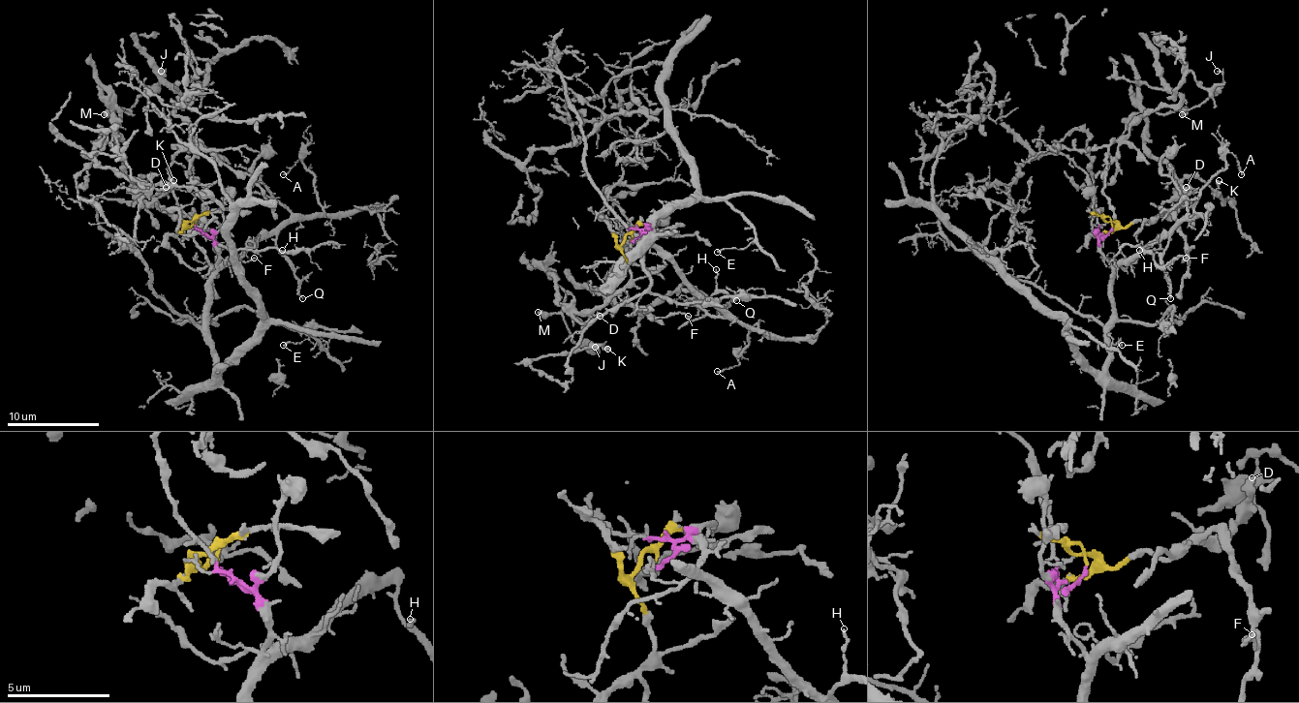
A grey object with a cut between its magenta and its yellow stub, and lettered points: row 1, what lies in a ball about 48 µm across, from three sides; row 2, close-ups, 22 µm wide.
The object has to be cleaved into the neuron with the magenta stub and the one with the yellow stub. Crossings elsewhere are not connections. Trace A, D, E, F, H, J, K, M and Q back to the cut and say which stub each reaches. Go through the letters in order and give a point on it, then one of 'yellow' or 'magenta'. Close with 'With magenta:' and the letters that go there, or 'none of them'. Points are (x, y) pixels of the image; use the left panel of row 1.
A: (283, 174) | magenta
D: (166, 187) | yellow
E: (283, 345) | magenta
F: (254, 258) | yellow
H: (282, 250) | magenta
J: (161, 71) | yellow
K: (173, 180) | yellow
M: (104, 114) | yellow
Q: (302, 298) | magenta
With magenta: A, E, H, Q

